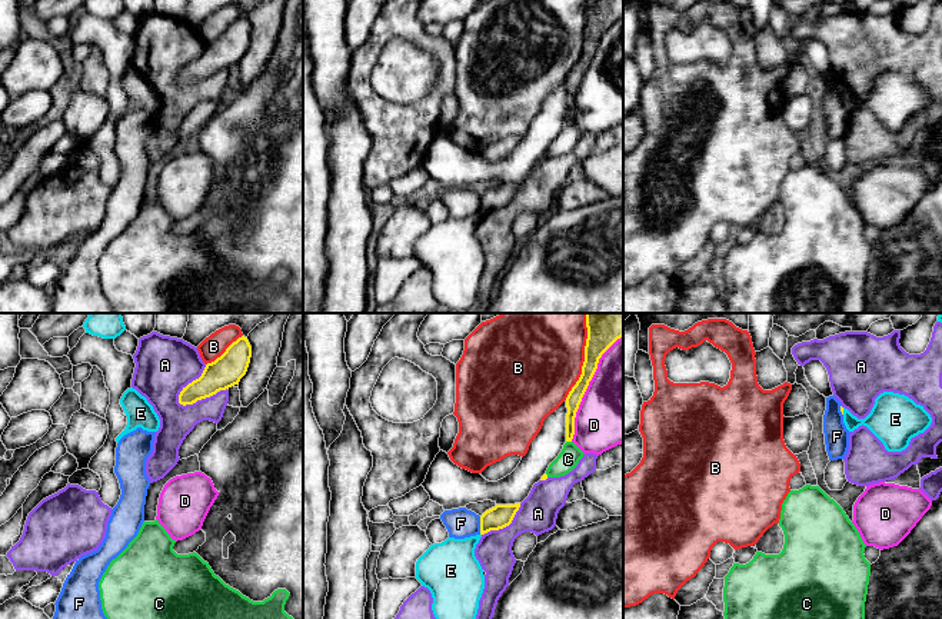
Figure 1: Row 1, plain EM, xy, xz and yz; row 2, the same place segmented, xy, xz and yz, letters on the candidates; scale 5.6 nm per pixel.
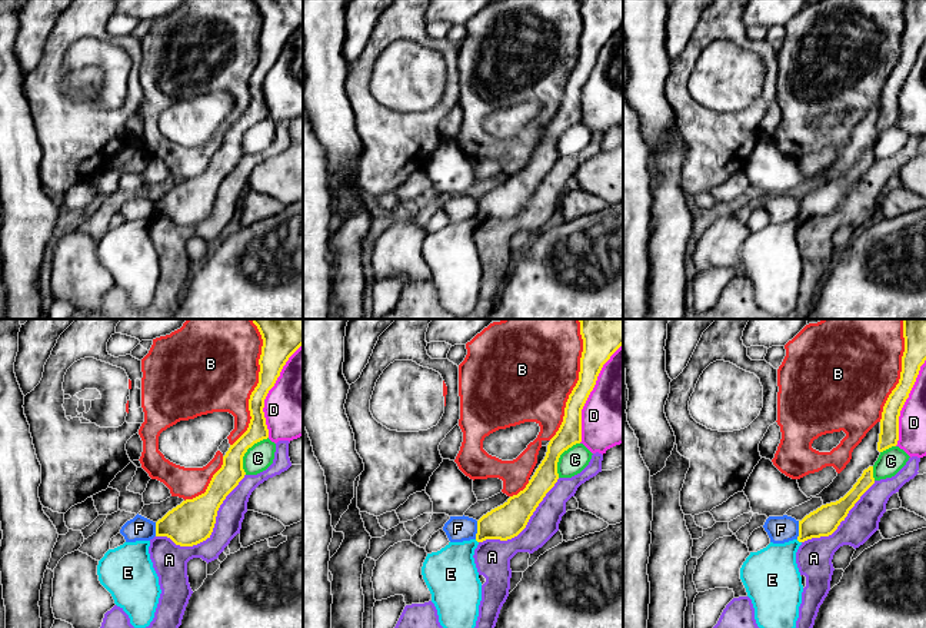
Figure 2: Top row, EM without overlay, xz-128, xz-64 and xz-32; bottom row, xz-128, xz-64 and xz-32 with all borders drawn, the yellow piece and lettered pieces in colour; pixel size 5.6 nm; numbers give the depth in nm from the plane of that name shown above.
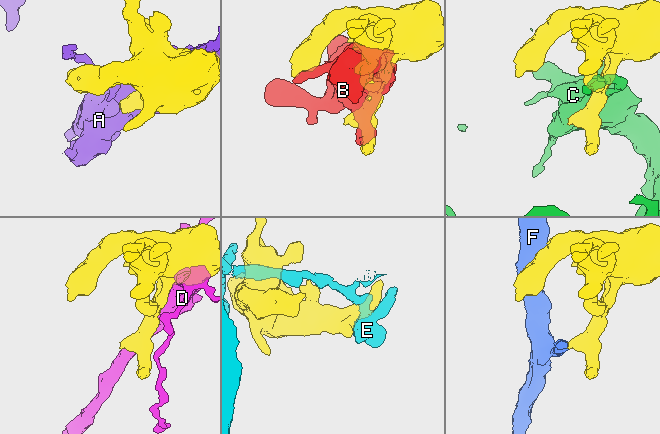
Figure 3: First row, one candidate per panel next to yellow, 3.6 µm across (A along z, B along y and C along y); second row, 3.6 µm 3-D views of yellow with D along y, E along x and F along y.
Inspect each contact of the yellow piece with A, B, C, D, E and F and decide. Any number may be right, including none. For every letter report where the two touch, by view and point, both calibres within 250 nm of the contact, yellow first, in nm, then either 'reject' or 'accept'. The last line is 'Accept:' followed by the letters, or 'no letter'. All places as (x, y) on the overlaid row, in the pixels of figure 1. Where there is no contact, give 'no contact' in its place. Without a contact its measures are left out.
A: xy (202, 398) | 180/280 nm | reject
B: xz (585, 356) | 240/500 nm | reject
C: xz (569, 441) | 90/120 nm | reject
D: xz (586, 388) | 120/440 nm | reject
E: yz (842, 410) | 20/200 nm | reject
F: xz (481, 525) | 130/170 nm | reject
Accept: no letter

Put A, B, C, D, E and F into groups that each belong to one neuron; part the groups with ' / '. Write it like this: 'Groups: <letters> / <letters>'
Groups: A / B / C / D / E / F

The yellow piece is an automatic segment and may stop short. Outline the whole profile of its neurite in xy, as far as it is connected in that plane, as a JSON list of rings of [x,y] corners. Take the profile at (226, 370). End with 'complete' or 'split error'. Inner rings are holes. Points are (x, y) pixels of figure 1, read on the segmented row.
[[[242,336],[220,357],[207,363],[199,379],[183,387],[179,395],[179,403],[183,406],[193,405],[197,400],[239,385],[247,372],[250,357],[252,346],[247,337]]]; complete

